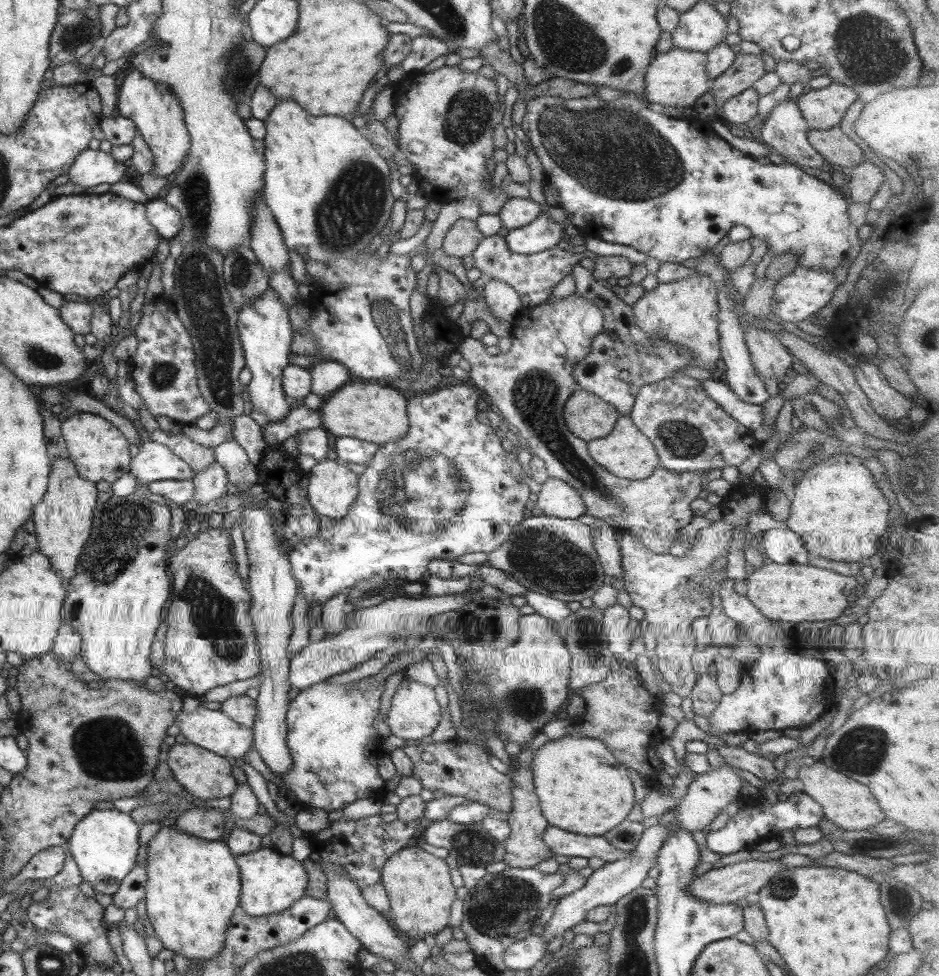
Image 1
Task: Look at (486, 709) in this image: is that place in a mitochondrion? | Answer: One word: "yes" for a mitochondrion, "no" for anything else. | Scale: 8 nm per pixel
yes

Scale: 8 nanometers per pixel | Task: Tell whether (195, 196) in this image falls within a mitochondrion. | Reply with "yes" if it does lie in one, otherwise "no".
yes

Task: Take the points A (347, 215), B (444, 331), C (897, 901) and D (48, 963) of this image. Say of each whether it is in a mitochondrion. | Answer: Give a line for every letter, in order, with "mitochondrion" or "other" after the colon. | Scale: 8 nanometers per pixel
A: mitochondrion
B: other
C: mitochondrion
D: mitochondrion

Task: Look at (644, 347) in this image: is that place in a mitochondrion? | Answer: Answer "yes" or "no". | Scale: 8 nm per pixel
yes

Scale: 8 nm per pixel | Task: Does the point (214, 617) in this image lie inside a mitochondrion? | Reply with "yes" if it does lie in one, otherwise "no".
yes

